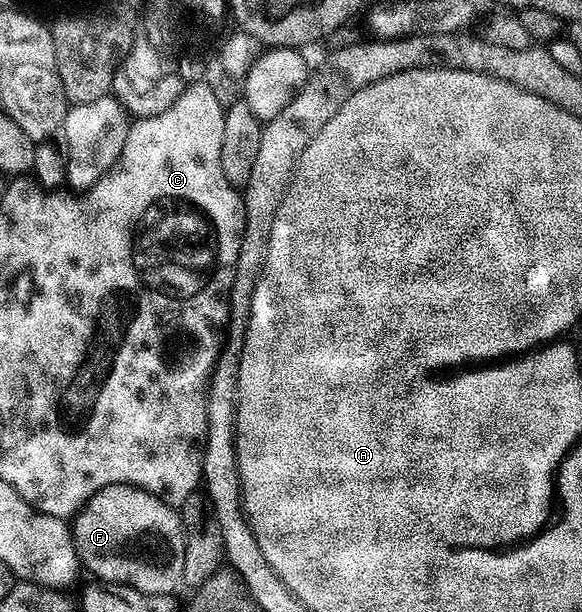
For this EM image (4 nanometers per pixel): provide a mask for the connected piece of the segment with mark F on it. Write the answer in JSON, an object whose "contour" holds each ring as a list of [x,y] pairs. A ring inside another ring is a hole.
{"contour":[[[108,485],[103,487],[81,509],[71,521],[73,546],[77,560],[94,573],[96,580],[110,585],[135,587],[147,595],[176,594],[182,588],[183,555],[185,554],[185,532],[181,514],[174,506],[159,499],[146,489],[134,485]]]}

